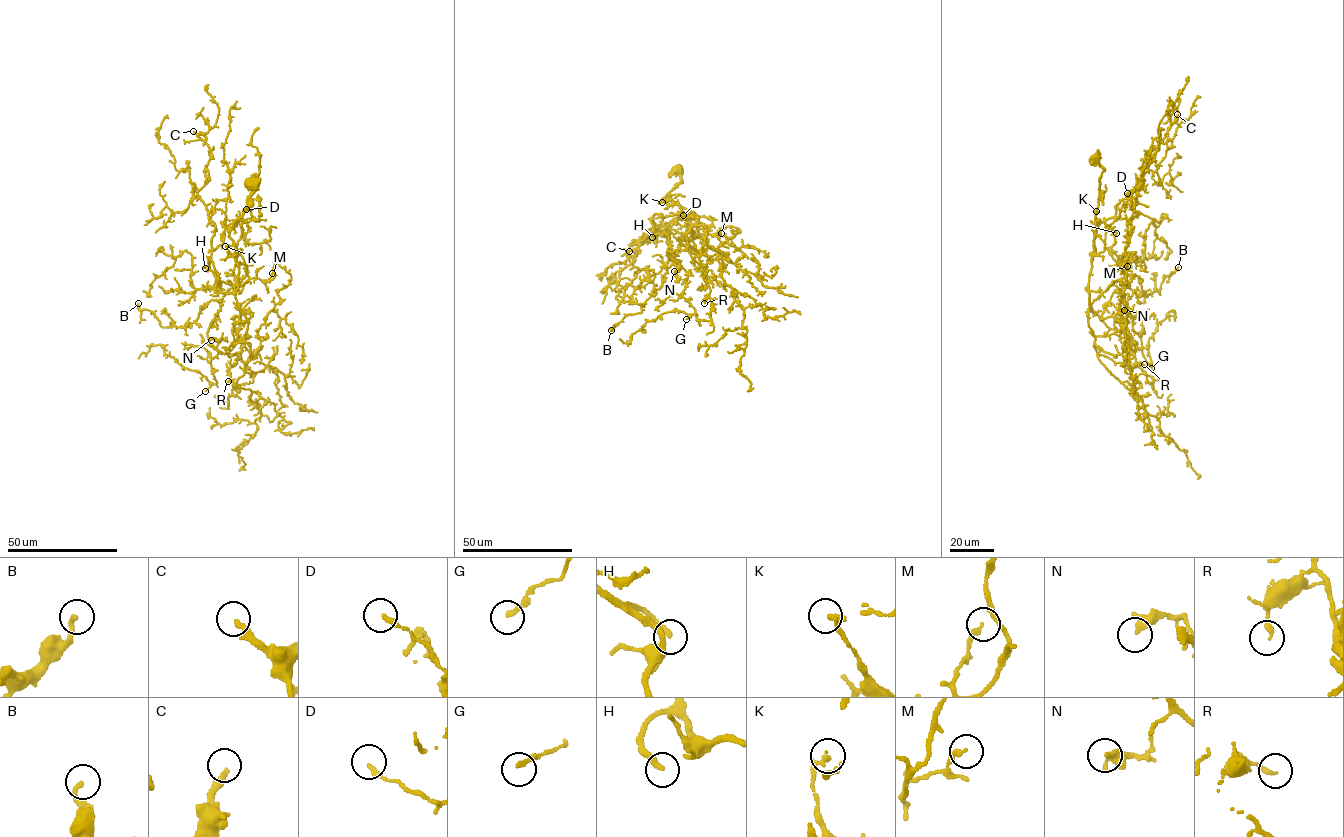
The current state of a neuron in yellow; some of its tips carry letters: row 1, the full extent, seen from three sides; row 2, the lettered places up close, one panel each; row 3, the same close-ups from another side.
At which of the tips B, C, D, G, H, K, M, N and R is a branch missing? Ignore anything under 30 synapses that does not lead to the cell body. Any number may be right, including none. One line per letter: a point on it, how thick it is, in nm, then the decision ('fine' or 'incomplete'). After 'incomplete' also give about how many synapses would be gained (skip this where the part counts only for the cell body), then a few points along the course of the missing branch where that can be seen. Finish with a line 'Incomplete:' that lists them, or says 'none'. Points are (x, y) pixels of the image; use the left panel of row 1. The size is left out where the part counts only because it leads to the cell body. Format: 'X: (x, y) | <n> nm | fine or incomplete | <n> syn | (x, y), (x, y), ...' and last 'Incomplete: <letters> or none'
B: (138, 303) | 240 nm | fine
C: (193, 131) | 280 nm | incomplete | 30 syn | (193, 131), (186, 113), (186, 98), (168, 67), (165, 65), (160, 69)
D: (246, 209) | 200 nm | fine
G: (205, 391) | 180 nm | fine
H: (205, 268) | 280 nm | incomplete | 140 syn | (205, 268), (211, 263), (215, 239), (202, 223), (200, 216), (206, 215), (203, 218)
K: (225, 246) | 200 nm | fine
M: (272, 273) | 190 nm | fine
N: (211, 340) | 360 nm | fine
R: (228, 381) | 180 nm | fine
Incomplete: C, H

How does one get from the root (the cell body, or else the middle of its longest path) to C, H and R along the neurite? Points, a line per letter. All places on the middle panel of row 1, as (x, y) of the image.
C: (677, 168), (682, 182), (664, 199), (682, 212), (655, 213), (655, 229), (637, 242), (647, 241), (629, 251)
H: (677, 168), (682, 182), (664, 199), (671, 199), (682, 212), (662, 218), (655, 213), (652, 237)
R: (677, 168), (682, 182), (664, 199), (706, 229), (699, 257), (710, 290), (704, 303)

